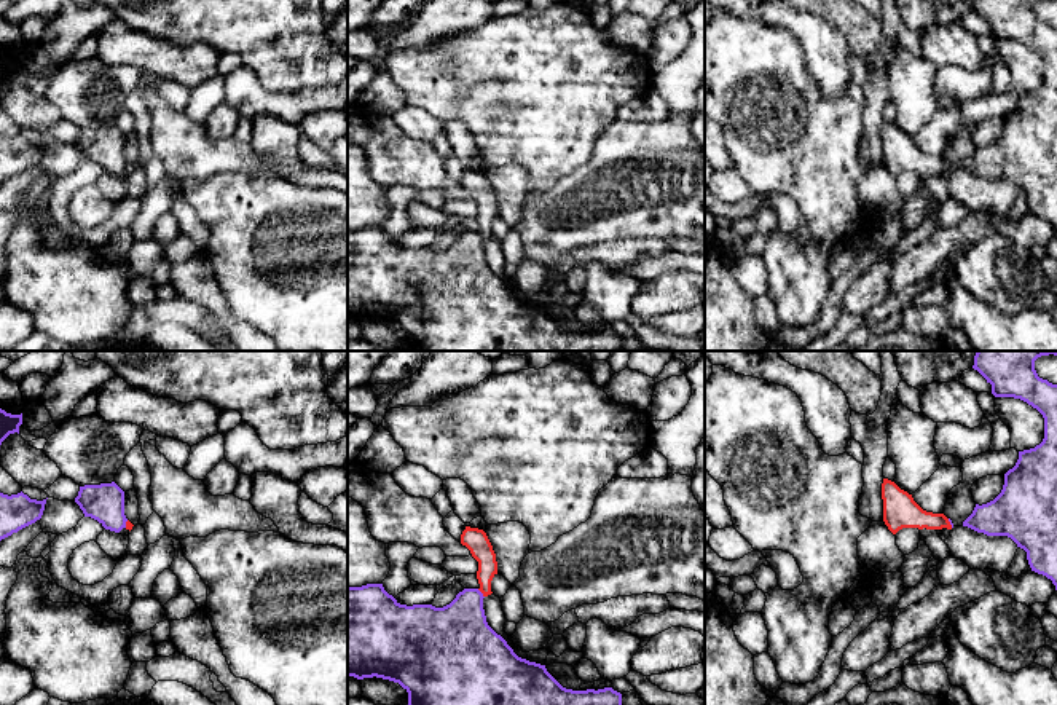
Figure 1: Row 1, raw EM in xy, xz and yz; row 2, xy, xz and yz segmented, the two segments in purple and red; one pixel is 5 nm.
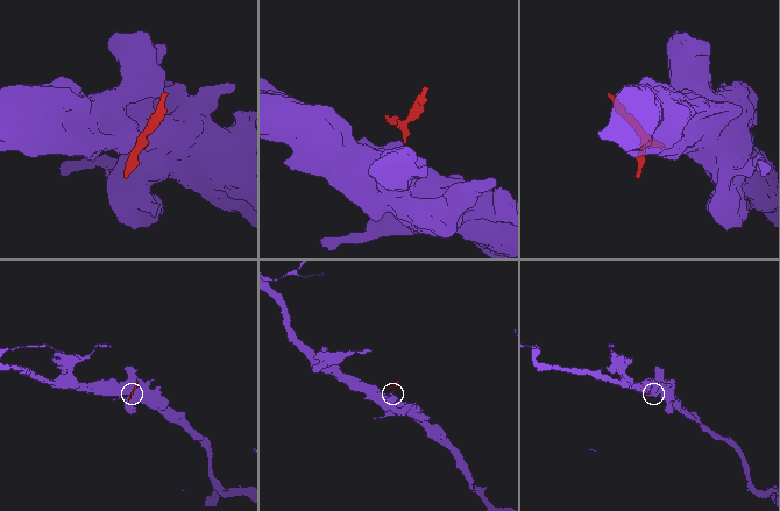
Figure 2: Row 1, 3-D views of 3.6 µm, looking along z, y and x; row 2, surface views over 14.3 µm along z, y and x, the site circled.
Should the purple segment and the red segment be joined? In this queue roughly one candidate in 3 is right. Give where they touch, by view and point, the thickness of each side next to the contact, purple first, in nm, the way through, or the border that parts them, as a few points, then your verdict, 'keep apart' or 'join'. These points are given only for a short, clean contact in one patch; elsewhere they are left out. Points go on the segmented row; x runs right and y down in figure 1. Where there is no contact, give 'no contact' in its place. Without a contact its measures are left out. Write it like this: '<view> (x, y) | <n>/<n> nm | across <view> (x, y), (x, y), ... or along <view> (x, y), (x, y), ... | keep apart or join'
xz (482, 594) | 320/120 nm | along xz (477, 589), (483, 597) | keep apart

